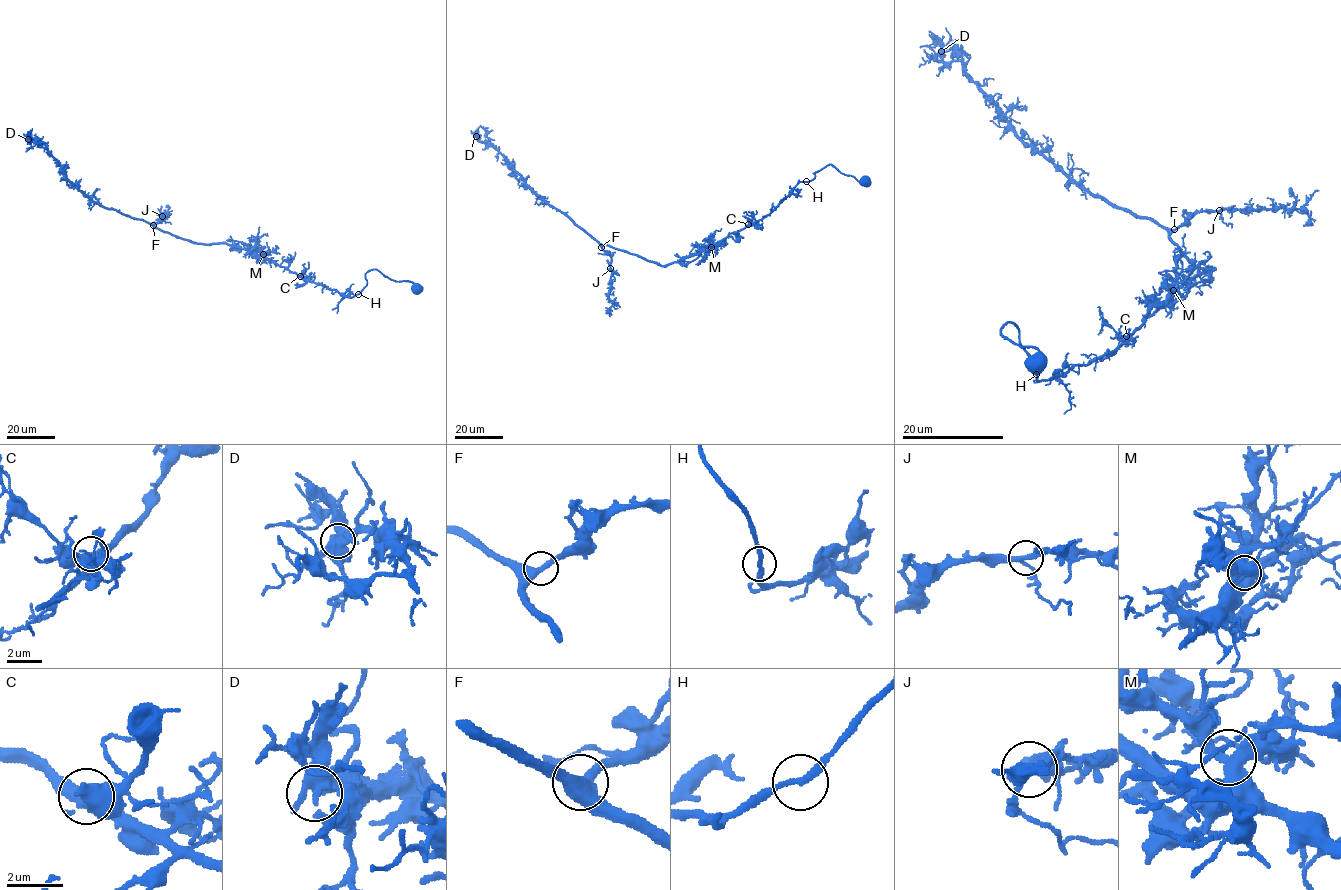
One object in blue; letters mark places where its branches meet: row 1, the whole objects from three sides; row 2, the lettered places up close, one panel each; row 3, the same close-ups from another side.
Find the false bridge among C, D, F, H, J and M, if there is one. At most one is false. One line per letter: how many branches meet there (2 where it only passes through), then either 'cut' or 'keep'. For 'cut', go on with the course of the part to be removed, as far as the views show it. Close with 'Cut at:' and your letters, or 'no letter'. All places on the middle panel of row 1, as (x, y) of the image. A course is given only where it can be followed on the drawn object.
C: 3 | keep
D: 3 | keep
F: 2 | keep
H: 2 | keep
J: 3 | keep
M: 3 | keep
Cut at: no letter

